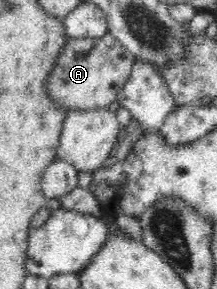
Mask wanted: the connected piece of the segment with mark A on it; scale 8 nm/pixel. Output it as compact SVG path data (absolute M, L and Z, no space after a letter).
M111 33L101 38L69 37L63 45L63 52L47 78L47 93L55 106L72 110L97 110L108 108L117 101L118 95L130 78L136 55L125 47Z

